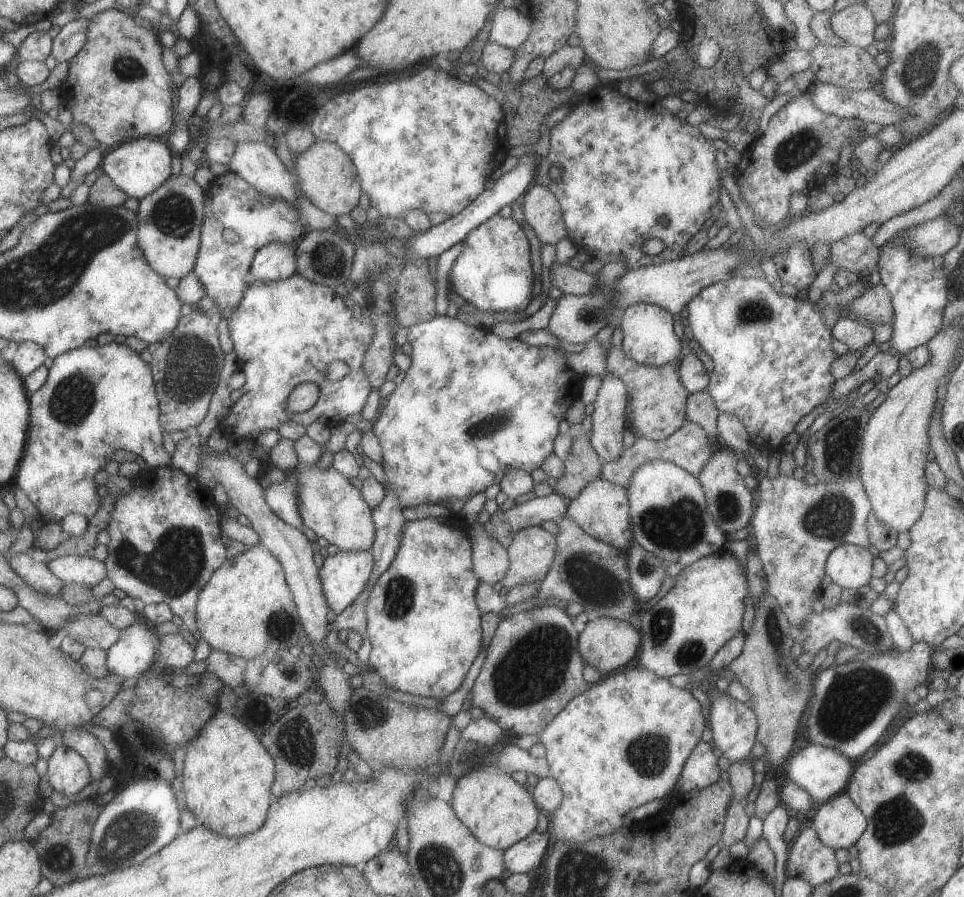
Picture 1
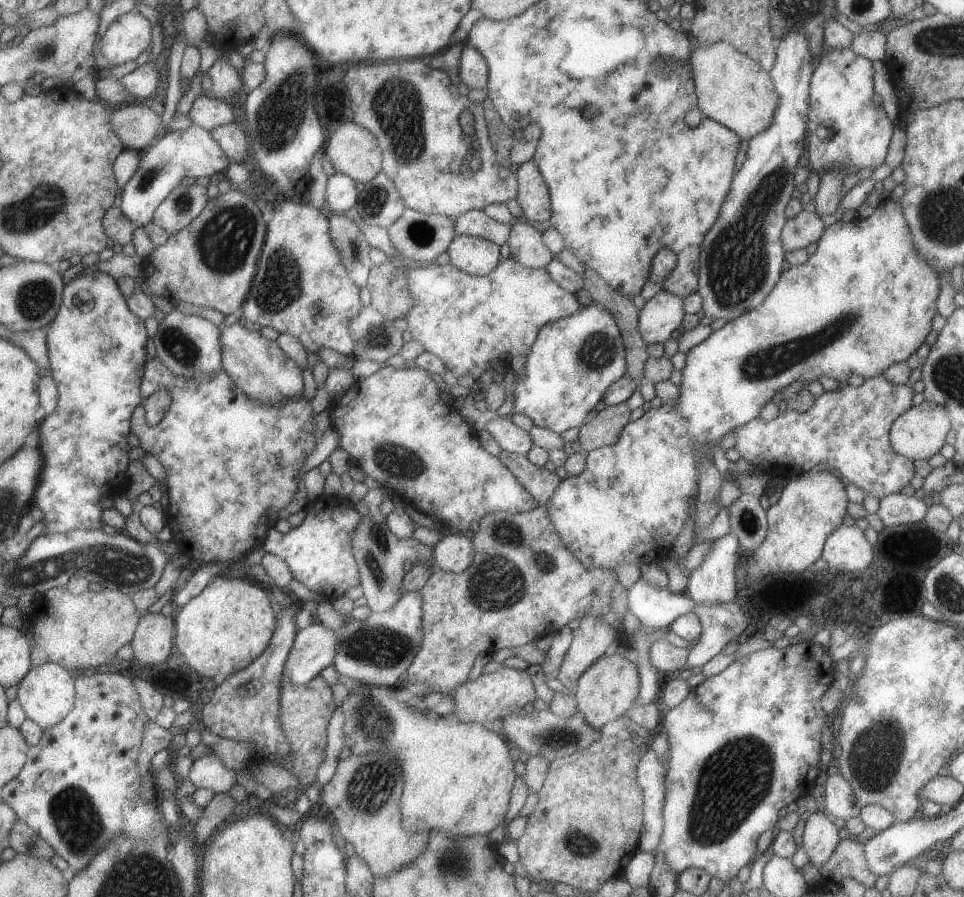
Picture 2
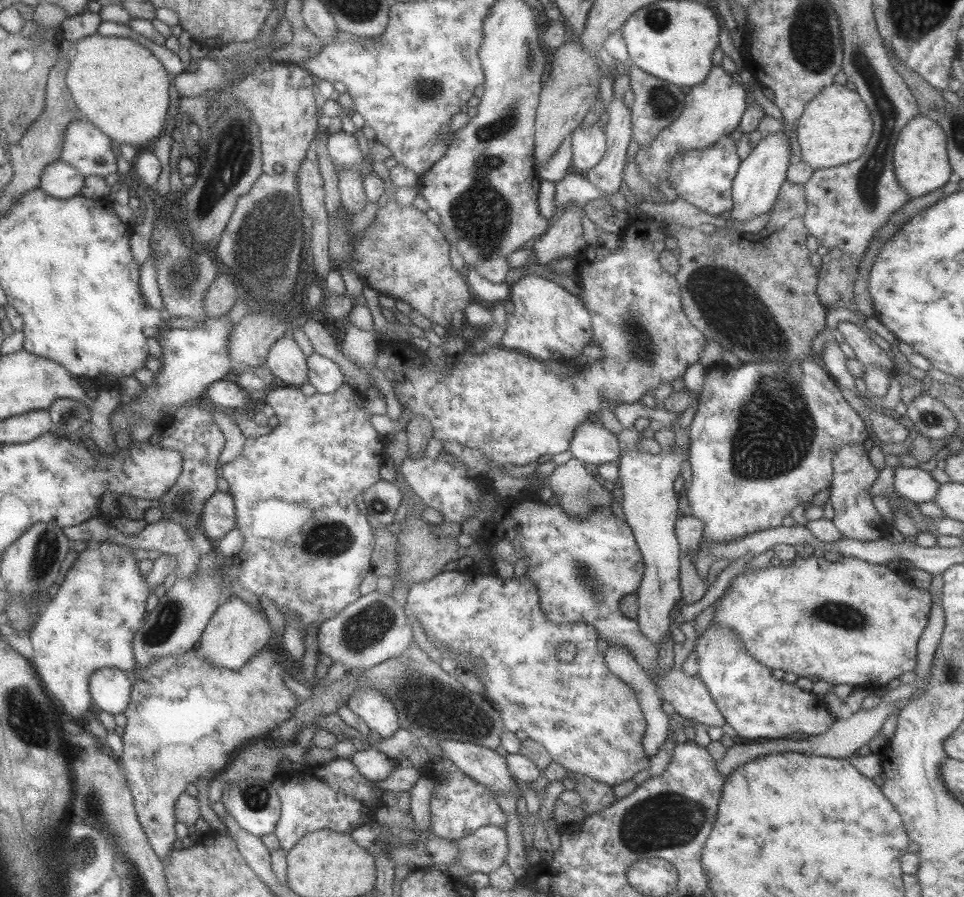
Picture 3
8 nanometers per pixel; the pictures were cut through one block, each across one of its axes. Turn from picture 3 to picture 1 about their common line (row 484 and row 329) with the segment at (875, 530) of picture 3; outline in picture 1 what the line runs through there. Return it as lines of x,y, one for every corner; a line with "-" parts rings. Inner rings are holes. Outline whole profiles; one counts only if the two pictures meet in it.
841,318
830,328
832,338
835,338
845,346
848,352
859,352
873,342
873,326
859,324
855,320

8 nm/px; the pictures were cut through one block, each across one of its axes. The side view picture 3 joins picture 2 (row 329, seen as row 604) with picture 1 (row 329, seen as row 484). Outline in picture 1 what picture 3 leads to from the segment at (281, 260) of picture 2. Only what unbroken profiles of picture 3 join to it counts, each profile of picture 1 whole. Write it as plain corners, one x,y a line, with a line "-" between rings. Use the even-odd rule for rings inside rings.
297,271
273,282
249,282
225,325
233,341
238,369
246,378
240,398
219,424
225,432
255,442
263,430
277,430
288,420
305,427
312,422
332,427
349,414
363,410
370,386
361,365
373,329
356,320
331,287
314,283
-
333,360
347,364
349,372
339,380
329,381
325,369
-
299,383
315,383
319,396
311,408
289,414
285,398

